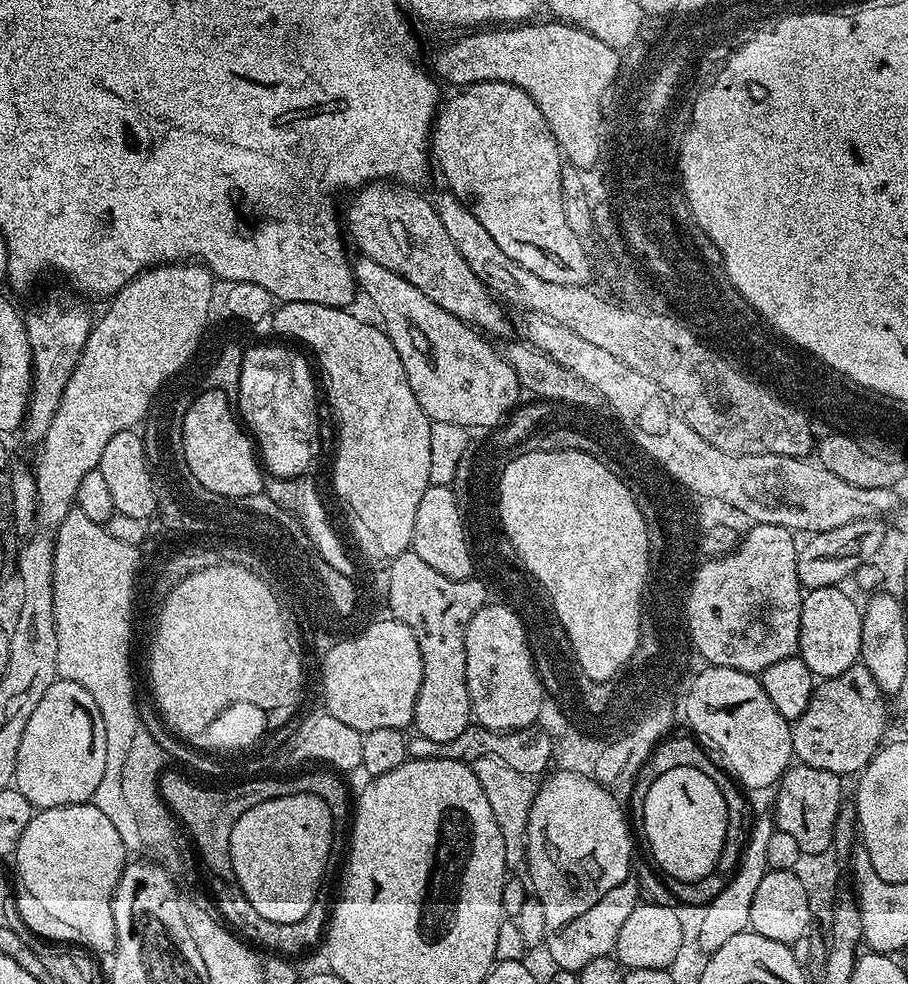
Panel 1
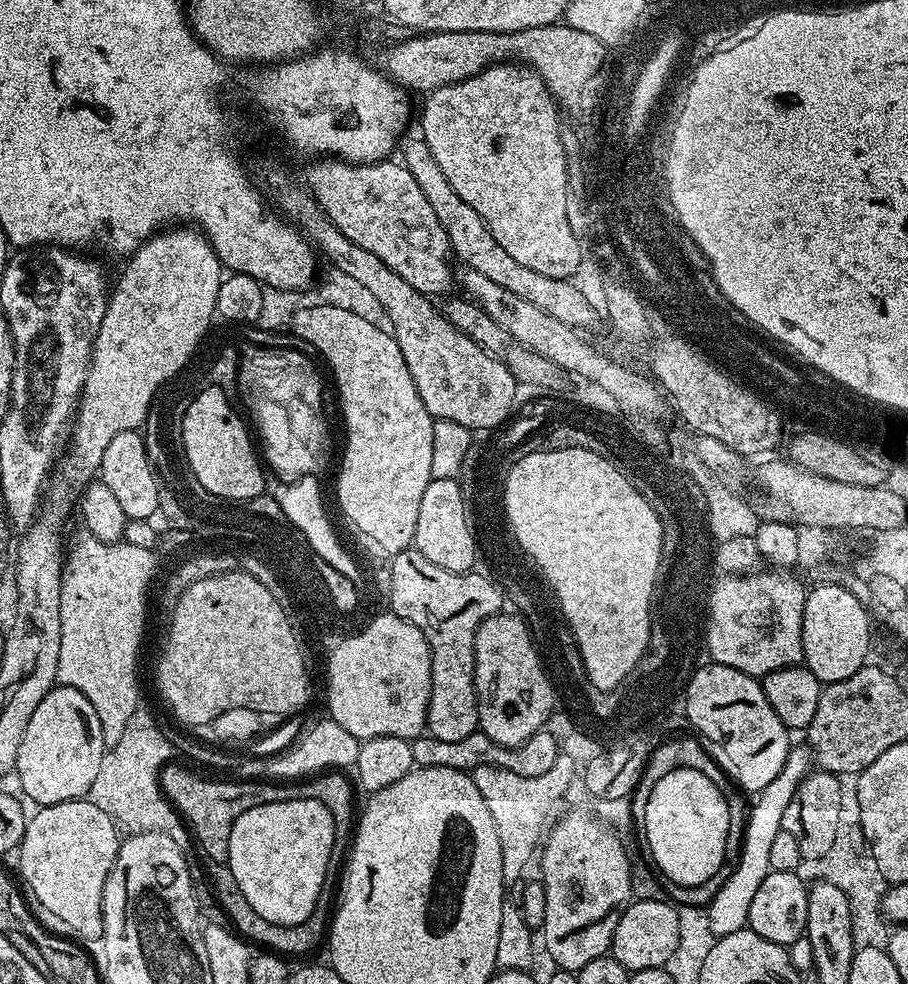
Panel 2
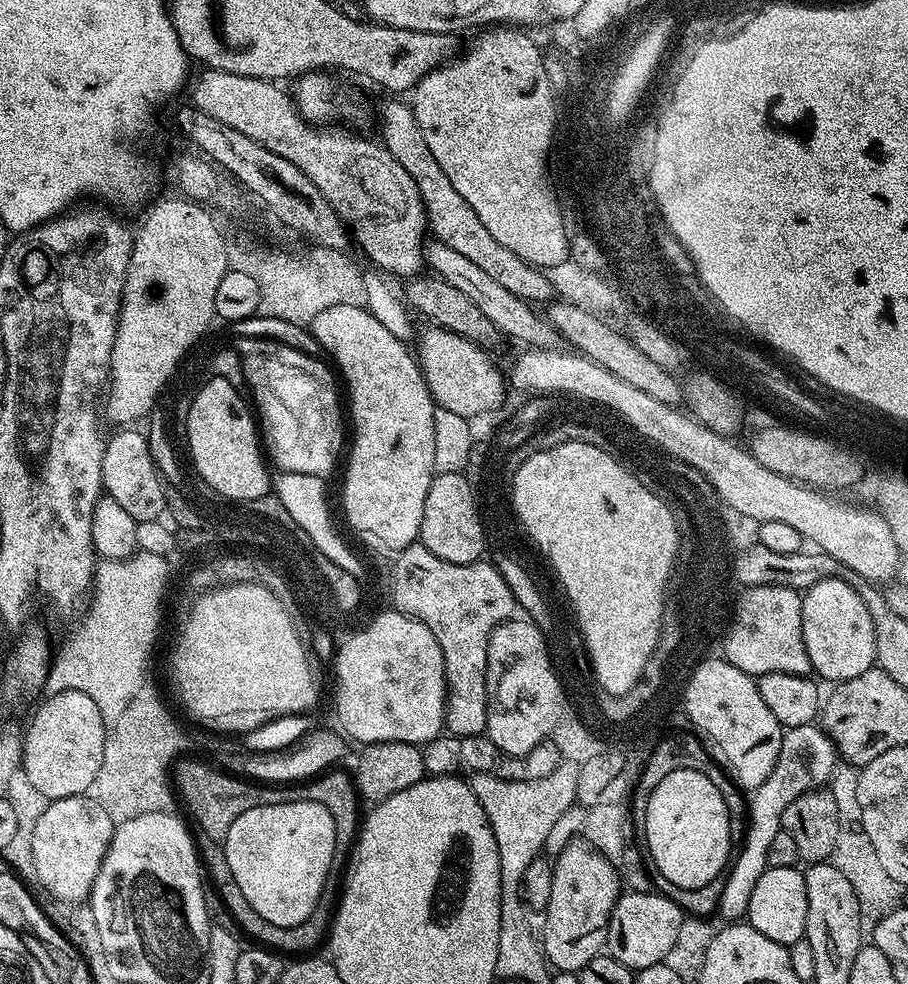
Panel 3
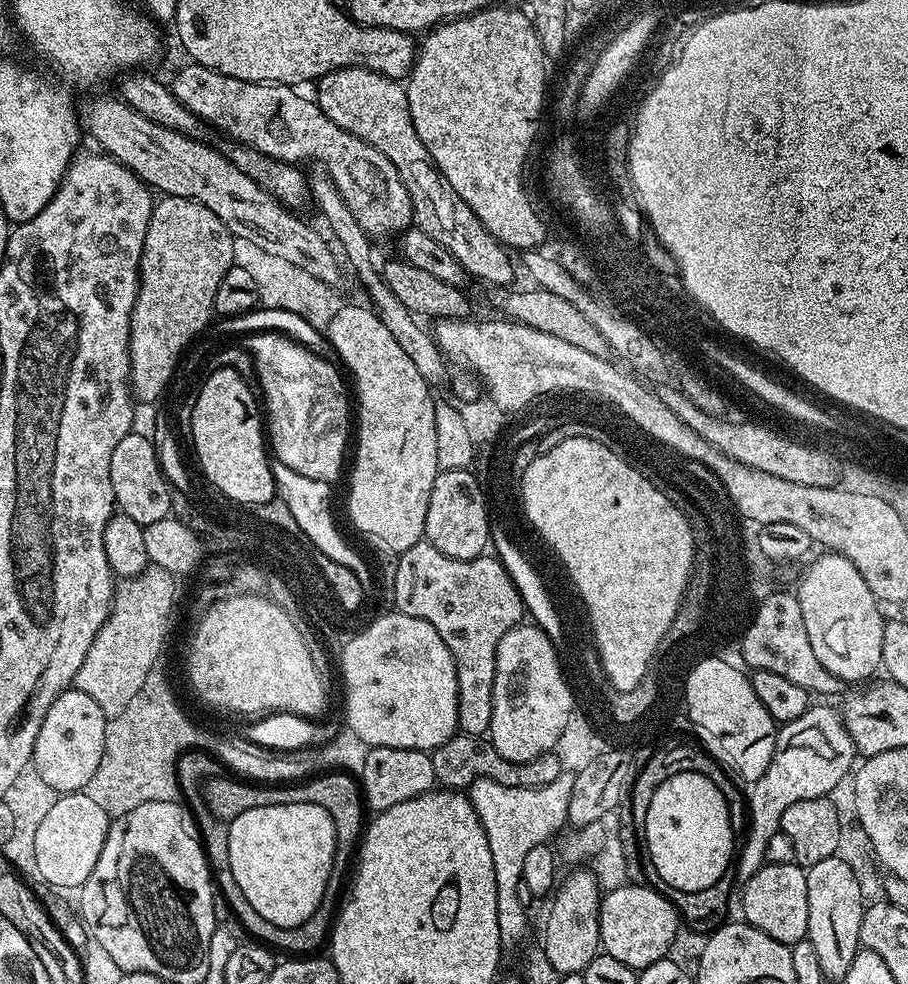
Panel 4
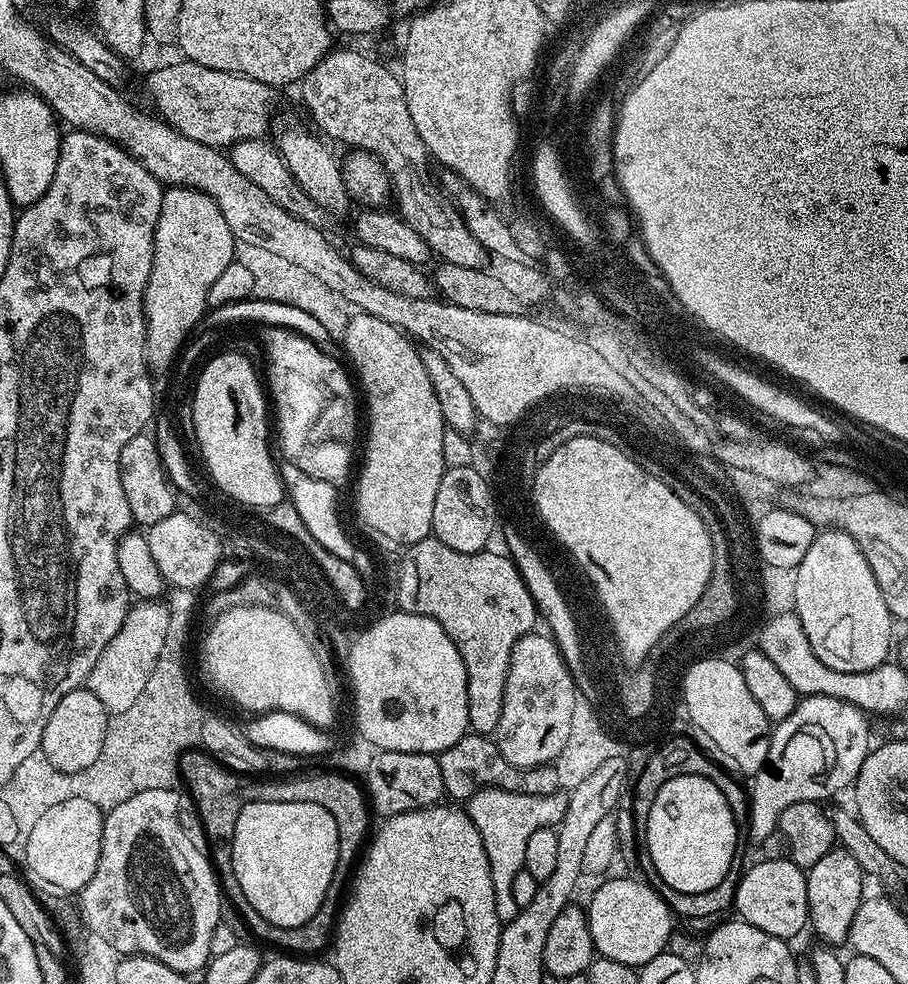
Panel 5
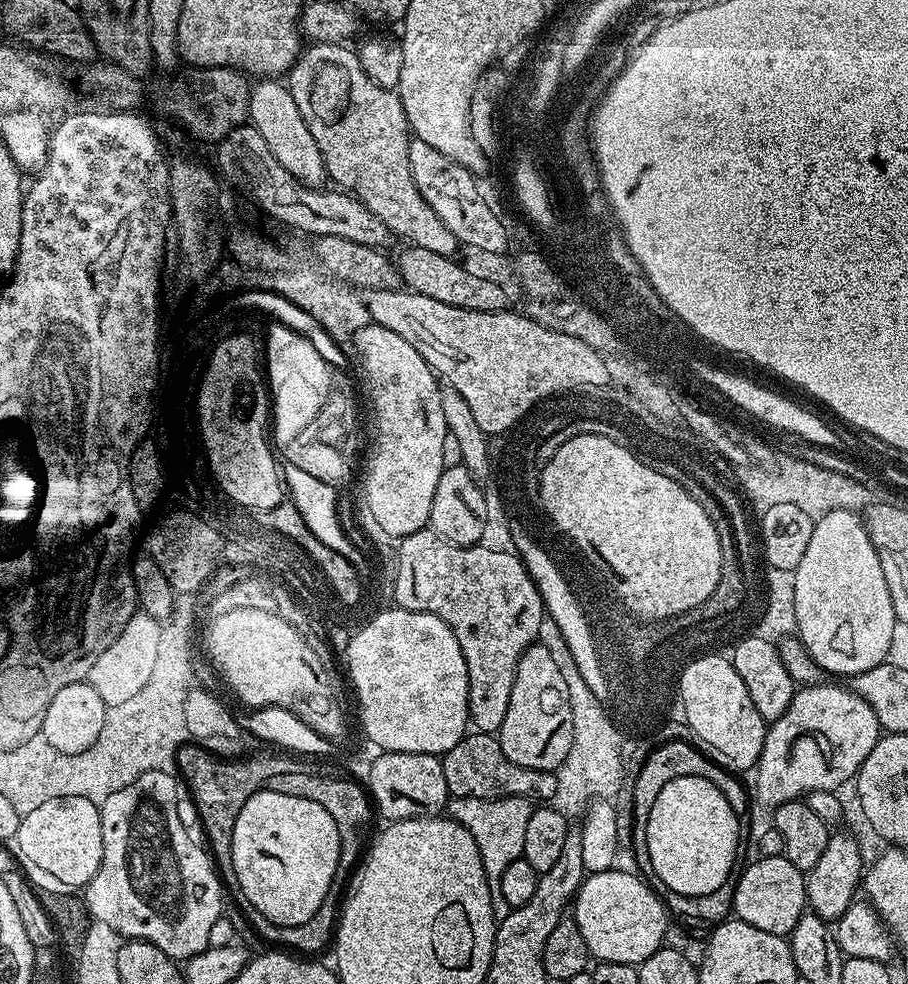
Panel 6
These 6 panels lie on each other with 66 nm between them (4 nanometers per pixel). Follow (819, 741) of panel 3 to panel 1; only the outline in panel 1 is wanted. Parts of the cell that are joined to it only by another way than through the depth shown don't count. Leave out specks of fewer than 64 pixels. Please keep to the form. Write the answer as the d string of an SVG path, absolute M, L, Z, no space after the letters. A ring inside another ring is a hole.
M771 815L764 816L760 821L751 825L748 833L748 843L744 845L744 852L740 856L740 862L736 865L736 873L732 875L728 885L714 897L708 904L705 904L706 915L703 927L699 927L699 941L702 950L711 954L717 952L734 934L742 934L749 931L750 922L750 902L754 902L754 893L758 890L758 885L762 883L762 878L770 871L766 862L766 845L770 839L770 834L774 830L774 820Z

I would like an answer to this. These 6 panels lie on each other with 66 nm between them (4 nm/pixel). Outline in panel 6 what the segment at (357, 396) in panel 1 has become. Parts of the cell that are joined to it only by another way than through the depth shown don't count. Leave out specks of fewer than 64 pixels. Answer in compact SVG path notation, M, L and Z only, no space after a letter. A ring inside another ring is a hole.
M375 322L368 324L354 337L354 347L360 351L360 364L372 391L372 408L376 411L376 449L368 464L368 477L364 480L364 500L372 520L384 532L403 538L418 530L428 528L434 506L434 492L438 490L445 470L444 447L448 437L446 414L442 414L441 381L432 367L406 342L386 326Z

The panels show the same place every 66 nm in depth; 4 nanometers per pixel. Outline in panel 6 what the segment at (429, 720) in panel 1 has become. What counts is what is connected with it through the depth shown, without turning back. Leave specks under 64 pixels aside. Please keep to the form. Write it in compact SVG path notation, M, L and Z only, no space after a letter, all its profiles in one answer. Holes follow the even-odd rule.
M423 528L414 534L403 537L401 544L404 545L399 545L398 551L403 561L399 590L400 600L403 601L402 604L406 604L416 611L438 614L438 617L442 618L442 622L446 622L446 626L450 626L450 630L454 630L454 638L458 638L458 646L462 646L462 658L466 658L466 670L468 671L468 719L471 727L478 732L499 733L502 726L502 718L506 718L506 708L510 706L510 692L514 686L514 678L516 677L522 654L531 644L537 643L539 627L546 617L542 594L539 593L538 586L532 581L531 575L527 572L527 567L523 561L514 553L497 554L496 552L484 550L479 546L471 548L458 546L428 528Z

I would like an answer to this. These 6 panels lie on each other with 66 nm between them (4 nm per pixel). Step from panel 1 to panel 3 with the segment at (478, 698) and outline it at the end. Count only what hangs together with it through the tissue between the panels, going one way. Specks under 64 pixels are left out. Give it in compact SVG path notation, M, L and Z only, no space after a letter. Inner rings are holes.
M527 618L506 620L490 634L486 650L486 735L507 756L529 753L560 713L560 688L557 688L557 682L548 668L553 655L544 636L542 629Z

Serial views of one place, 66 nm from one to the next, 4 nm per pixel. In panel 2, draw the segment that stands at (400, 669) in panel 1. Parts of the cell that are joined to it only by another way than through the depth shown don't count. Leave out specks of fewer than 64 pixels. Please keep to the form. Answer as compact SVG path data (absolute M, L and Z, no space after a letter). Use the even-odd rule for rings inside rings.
M399 618L378 620L362 638L340 648L337 660L332 661L332 674L326 678L330 719L350 730L350 734L360 741L379 736L393 736L409 742L415 740L428 723L428 703L432 693L432 655L427 653L426 643L421 630L409 628L409 623Z

